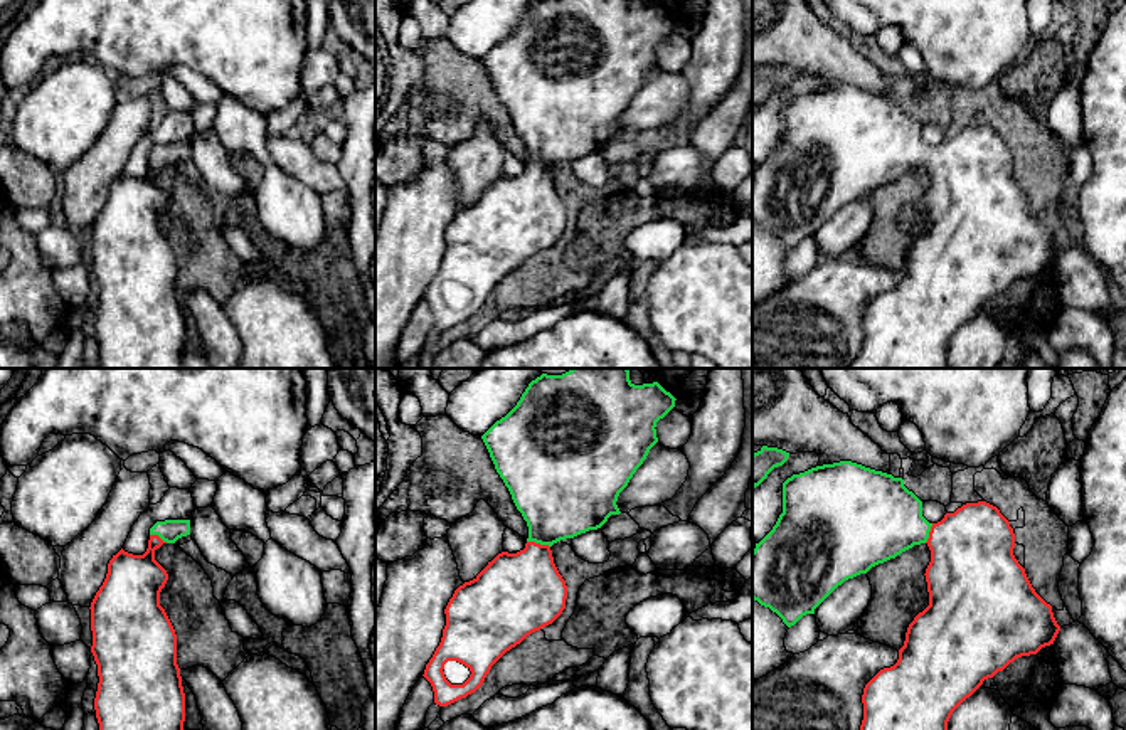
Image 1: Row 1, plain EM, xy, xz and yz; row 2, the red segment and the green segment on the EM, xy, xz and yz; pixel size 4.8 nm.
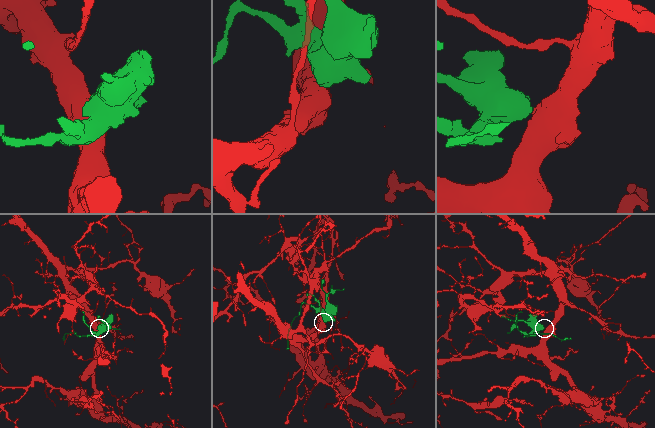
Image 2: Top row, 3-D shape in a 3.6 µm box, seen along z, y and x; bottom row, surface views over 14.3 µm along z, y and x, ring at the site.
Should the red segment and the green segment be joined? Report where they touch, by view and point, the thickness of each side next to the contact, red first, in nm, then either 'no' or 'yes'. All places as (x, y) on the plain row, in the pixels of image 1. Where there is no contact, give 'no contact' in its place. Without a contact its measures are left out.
contact xz (539, 167); calibres 380 and 400 nm; yes

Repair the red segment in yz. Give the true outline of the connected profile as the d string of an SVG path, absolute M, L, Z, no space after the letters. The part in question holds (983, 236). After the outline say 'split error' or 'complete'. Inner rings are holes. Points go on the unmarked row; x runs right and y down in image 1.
M840 84L833 87L823 87L811 91L805 96L793 98L783 106L783 136L779 138L773 153L756 167L752 173L752 222L761 229L776 235L783 246L791 251L803 239L815 237L815 232L845 204L860 197L867 197L872 190L895 182L902 175L914 168L926 167L931 173L931 185L926 192L926 205L929 215L929 229L919 235L909 247L904 269L899 272L899 283L894 289L880 293L863 311L863 343L857 360L848 368L949 368L948 365L948 345L953 335L969 321L985 303L993 301L998 294L1003 294L1017 281L1037 278L1042 271L1054 267L1060 249L1057 247L1052 229L1047 227L1032 210L1025 192L1013 178L1015 156L1010 145L1000 136L1000 133L986 124L966 126L954 136L946 136L937 146L929 146L922 140L922 124L904 109L902 101L865 91L852 84Z | split error

